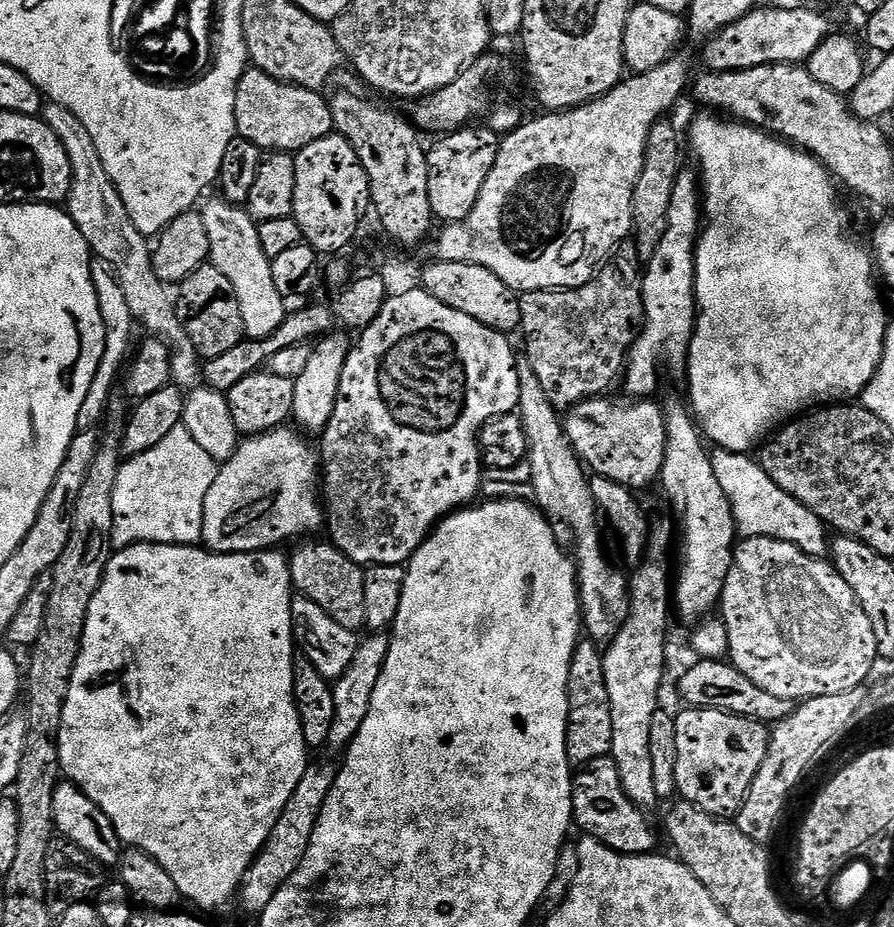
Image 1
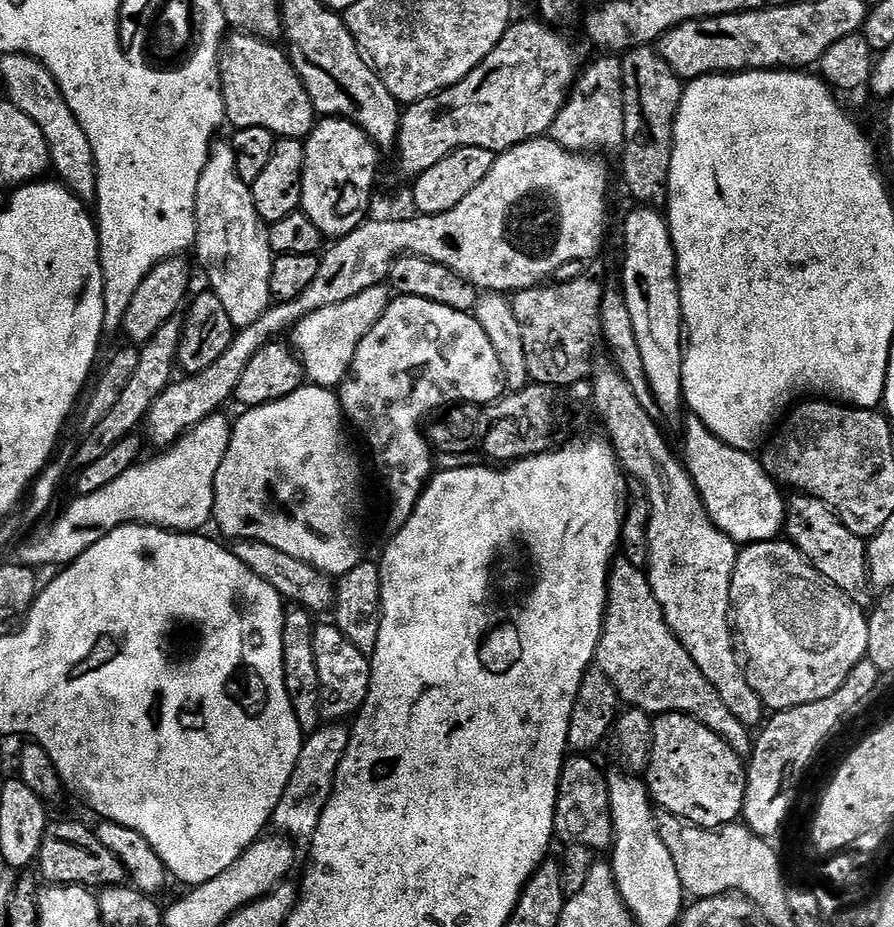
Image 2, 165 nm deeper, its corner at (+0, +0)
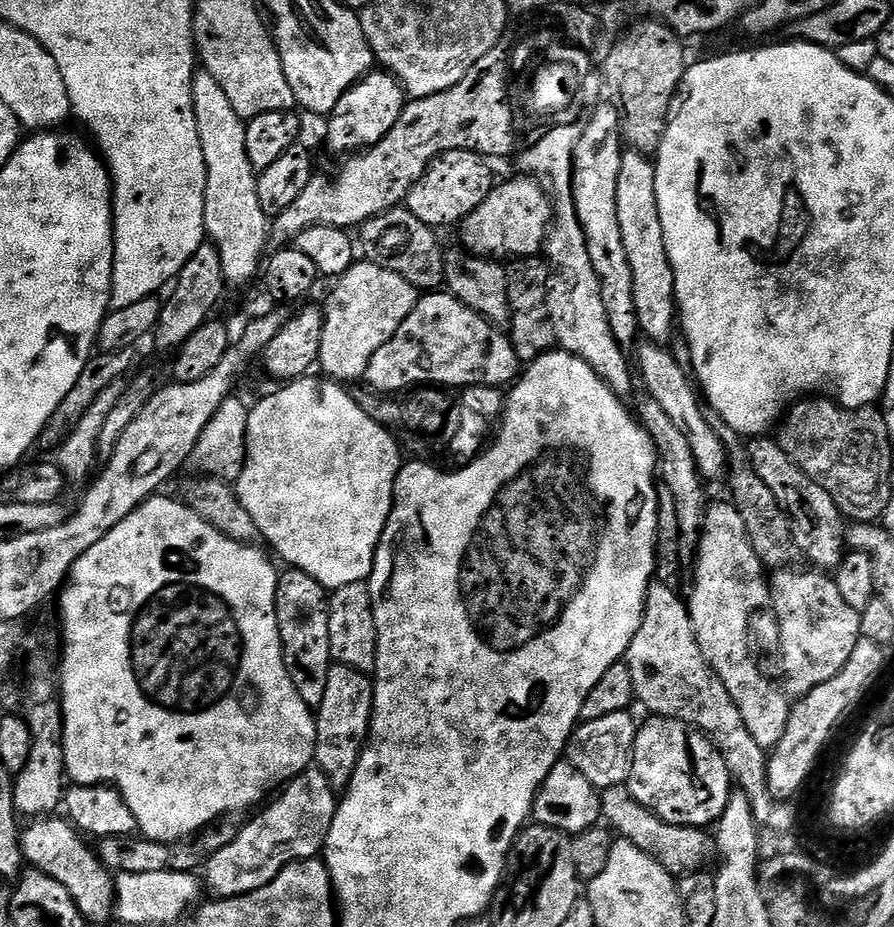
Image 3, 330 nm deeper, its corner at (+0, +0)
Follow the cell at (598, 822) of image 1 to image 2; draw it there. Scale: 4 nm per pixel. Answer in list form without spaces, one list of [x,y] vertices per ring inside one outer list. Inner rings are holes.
[[[588,754],[567,757],[560,771],[560,785],[556,799],[556,835],[561,845],[581,844],[593,853],[607,853],[612,847],[612,815],[605,769],[600,769]]]

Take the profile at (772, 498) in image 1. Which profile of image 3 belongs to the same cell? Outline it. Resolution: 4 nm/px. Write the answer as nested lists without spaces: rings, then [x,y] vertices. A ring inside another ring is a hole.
[[[651,342],[642,344],[635,349],[637,352],[636,356],[634,352],[634,364],[638,369],[639,379],[640,376],[644,379],[643,391],[652,396],[654,402],[658,402],[658,406],[662,406],[662,410],[666,412],[670,422],[674,422],[674,426],[678,426],[678,430],[682,430],[682,434],[686,434],[686,442],[690,442],[690,450],[694,452],[694,462],[701,477],[708,482],[718,479],[720,471],[722,471],[721,476],[725,471],[724,448],[719,438],[716,437],[715,430],[708,425],[700,410],[701,401],[698,399],[697,389],[690,379],[689,373],[680,369],[678,362],[667,347]],[[696,396],[698,401],[696,401]]]

